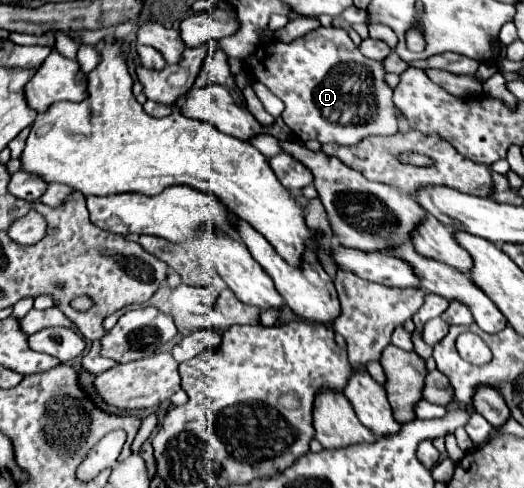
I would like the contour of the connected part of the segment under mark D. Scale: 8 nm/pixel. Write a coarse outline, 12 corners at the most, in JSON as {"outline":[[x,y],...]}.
{"outline":[[345,29],[243,59],[301,141],[395,135],[393,89]]}

